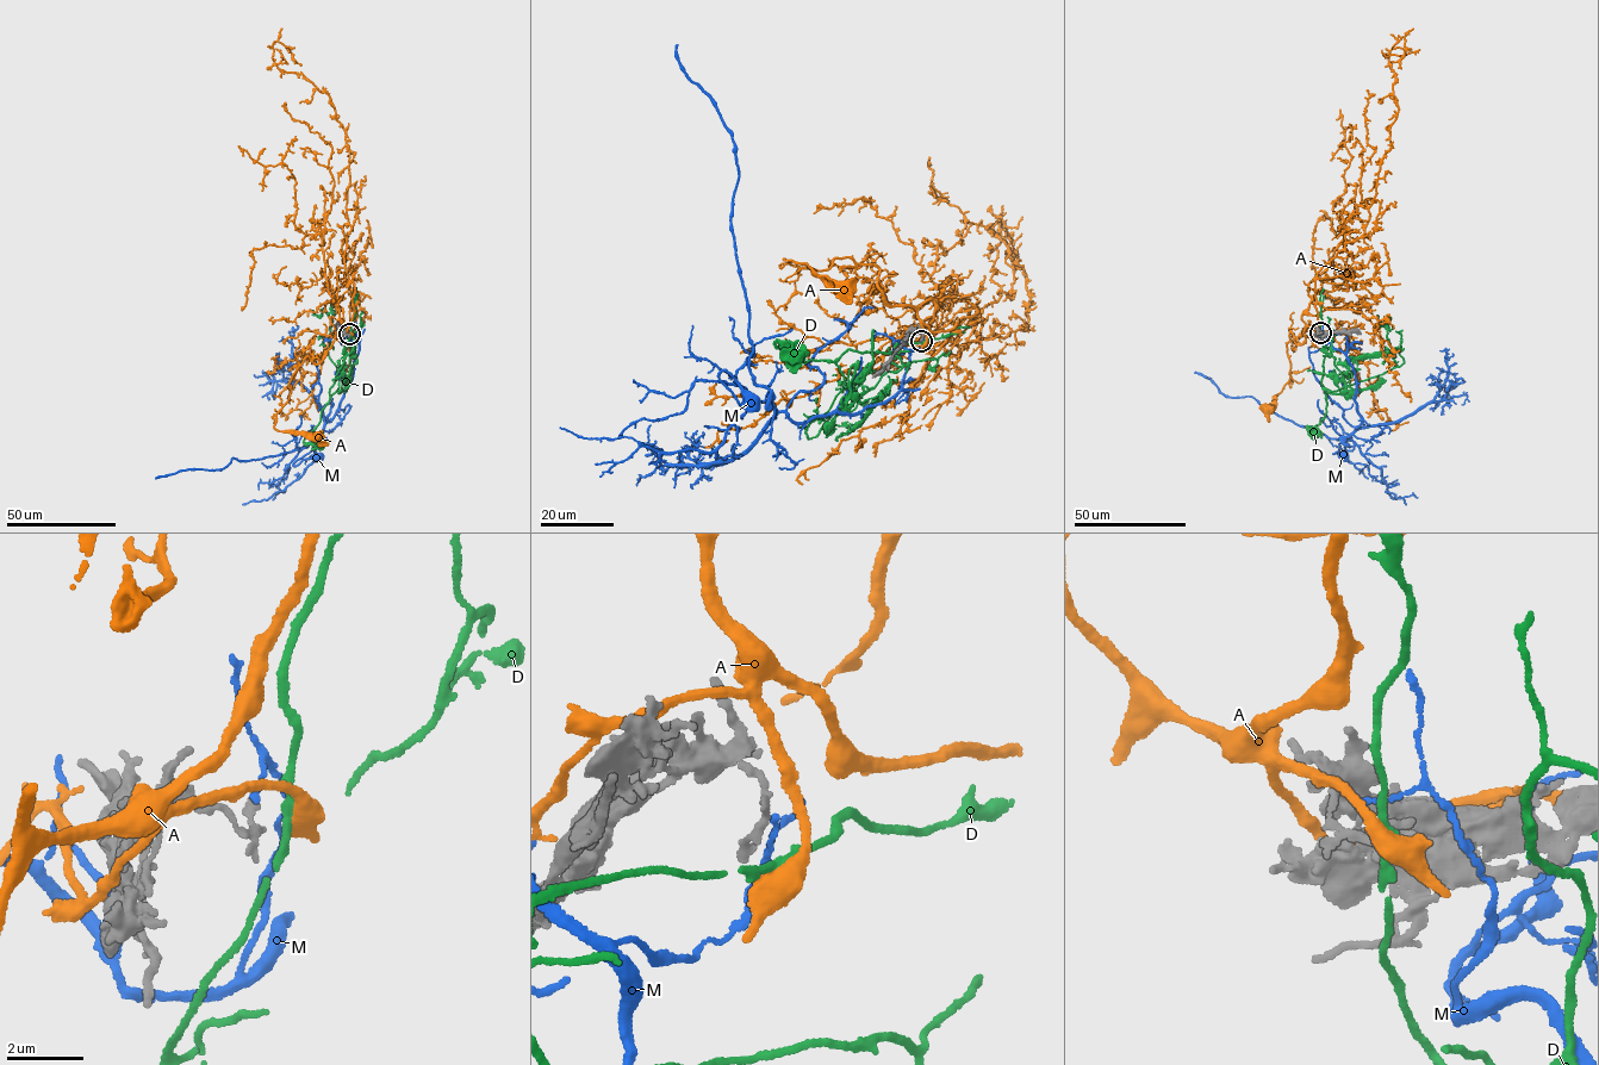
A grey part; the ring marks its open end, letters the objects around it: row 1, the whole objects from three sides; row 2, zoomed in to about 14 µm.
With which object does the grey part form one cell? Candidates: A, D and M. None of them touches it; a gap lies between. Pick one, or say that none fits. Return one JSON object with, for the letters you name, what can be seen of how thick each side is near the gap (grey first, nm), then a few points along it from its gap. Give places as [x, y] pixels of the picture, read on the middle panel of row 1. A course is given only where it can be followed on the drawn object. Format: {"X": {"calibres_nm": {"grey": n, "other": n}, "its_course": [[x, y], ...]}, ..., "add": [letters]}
{"D": {"calibres_nm": {"grey": 220, "other": 200}, "its_course": [[924, 341], [896, 347], [893, 355], [848, 349], [831, 362], [803, 363], [776, 341], [794, 355]]}, "add": ["D"]}

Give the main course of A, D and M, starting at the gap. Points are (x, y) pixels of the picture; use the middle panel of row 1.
A: (924, 342), (916, 310), (884, 300), (876, 266), (847, 257), (823, 271), (784, 259), (808, 265), (845, 291)
D: (924, 341), (896, 347), (893, 355), (848, 349), (831, 362), (803, 363), (776, 341), (794, 355)
M: (922, 340), (896, 393), (854, 413), (796, 423), (764, 402), (740, 404), (719, 374), (752, 403)

